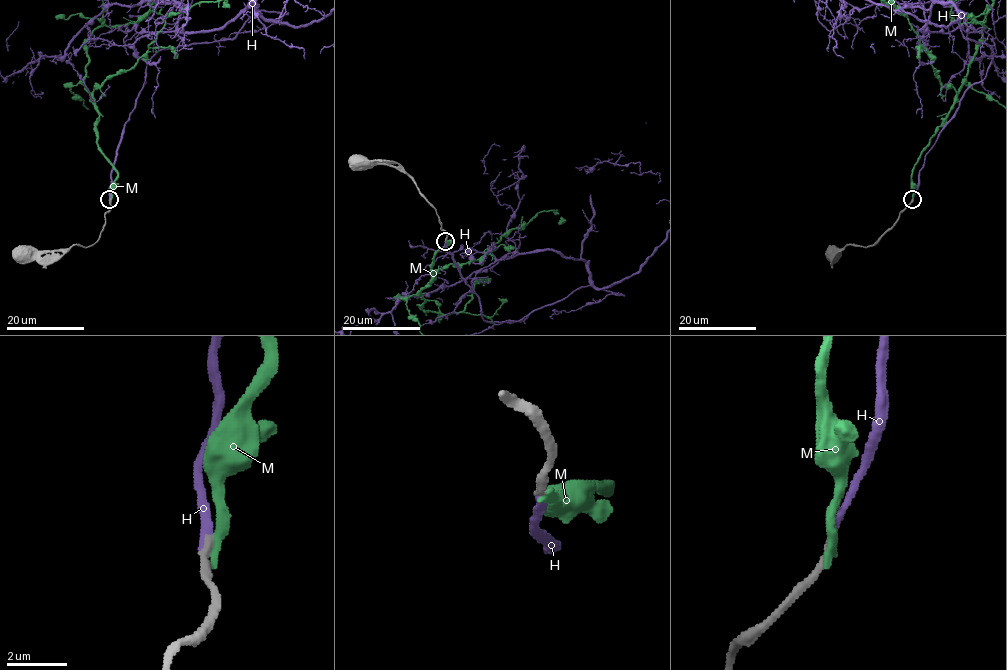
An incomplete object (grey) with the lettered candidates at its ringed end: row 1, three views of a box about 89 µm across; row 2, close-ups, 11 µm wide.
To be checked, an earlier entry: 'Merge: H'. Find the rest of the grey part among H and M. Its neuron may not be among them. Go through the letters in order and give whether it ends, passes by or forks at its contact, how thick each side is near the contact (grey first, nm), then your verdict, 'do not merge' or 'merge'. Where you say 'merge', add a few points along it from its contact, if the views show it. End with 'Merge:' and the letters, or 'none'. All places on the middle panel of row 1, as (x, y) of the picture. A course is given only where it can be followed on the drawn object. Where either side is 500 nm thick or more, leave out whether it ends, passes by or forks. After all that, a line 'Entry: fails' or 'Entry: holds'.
H: it ends there; 280 nm thick on the grey side, 220 nm on the other; merge; it runs (445, 241), (485, 320), (521, 320), (591, 285), (585, 261), (511, 252), (345, 327)
M: it ends there; 300 nm thick on the grey side, 400 nm on the other; do not merge
Merge: H
Entry: holds

